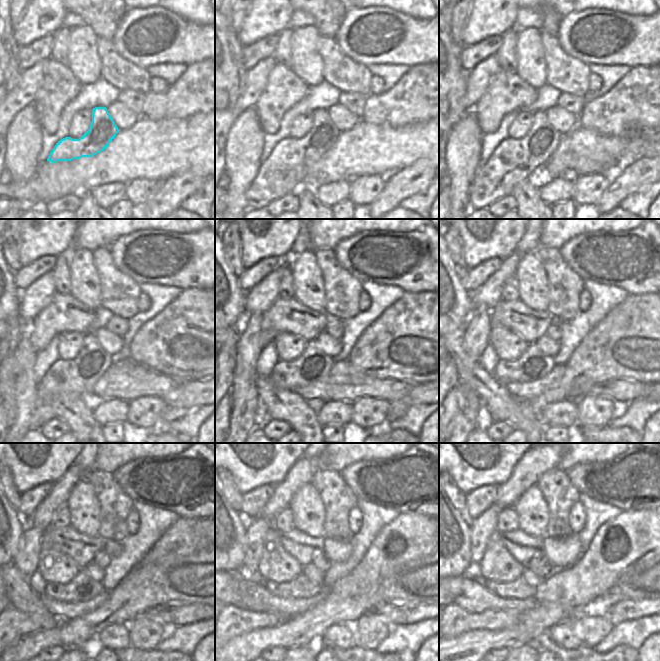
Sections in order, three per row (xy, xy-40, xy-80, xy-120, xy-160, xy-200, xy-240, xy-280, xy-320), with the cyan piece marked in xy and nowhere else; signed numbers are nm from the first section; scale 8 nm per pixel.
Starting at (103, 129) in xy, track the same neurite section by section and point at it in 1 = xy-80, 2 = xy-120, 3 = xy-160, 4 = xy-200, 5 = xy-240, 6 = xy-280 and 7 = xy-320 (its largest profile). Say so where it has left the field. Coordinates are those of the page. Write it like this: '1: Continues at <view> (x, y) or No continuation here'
1: Continues at xy-80 (513, 160)
2: Continues at xy-120 (72, 379)
3: Continues at xy-160 (313, 364)
4: Continues at xy-200 (532, 365)
5: Continues at xy-240 (82, 588)
6: Continues at xy-280 (301, 587)
7: Continues at xy-320 (519, 589).

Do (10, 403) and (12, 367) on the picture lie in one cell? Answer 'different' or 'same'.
same

